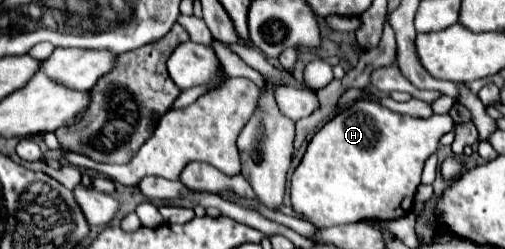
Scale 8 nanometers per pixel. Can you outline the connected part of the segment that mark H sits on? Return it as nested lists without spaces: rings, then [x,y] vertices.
[[[359,99],[355,101],[351,107],[339,111],[333,119],[329,119],[309,141],[307,145],[307,151],[301,159],[301,163],[297,165],[297,169],[293,171],[293,177],[291,177],[291,207],[293,211],[303,219],[303,221],[309,221],[311,225],[315,225],[317,229],[323,229],[323,227],[333,227],[333,225],[343,225],[343,223],[357,223],[357,221],[363,221],[363,219],[369,219],[369,221],[389,221],[389,219],[399,219],[399,217],[405,217],[405,213],[411,211],[413,207],[413,195],[417,191],[417,185],[421,183],[421,171],[423,171],[423,165],[425,161],[429,159],[429,155],[433,155],[439,147],[439,137],[445,135],[447,131],[451,131],[455,127],[455,121],[451,119],[451,115],[431,115],[427,119],[417,119],[417,117],[409,117],[409,115],[399,115],[399,113],[393,113],[389,111],[387,107],[383,107],[379,101],[371,101],[371,99]]]

